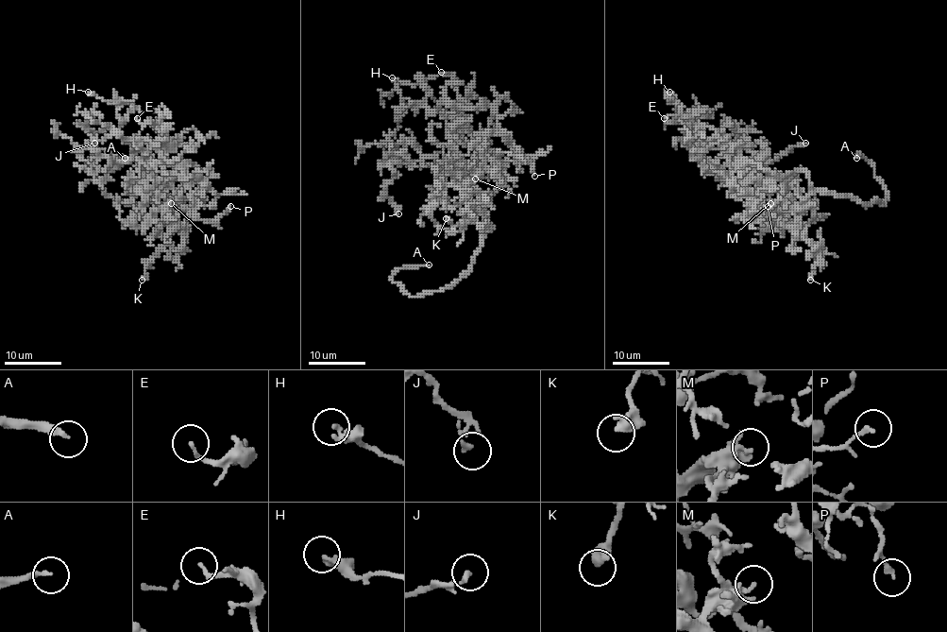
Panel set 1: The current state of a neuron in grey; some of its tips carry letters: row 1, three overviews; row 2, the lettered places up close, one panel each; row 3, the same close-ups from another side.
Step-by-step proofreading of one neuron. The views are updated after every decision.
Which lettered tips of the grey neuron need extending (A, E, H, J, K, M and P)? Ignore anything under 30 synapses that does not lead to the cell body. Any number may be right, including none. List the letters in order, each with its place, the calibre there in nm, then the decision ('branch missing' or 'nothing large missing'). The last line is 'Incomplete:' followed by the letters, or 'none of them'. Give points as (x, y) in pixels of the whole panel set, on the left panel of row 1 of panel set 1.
A: (125, 158) | 240 nm | branch missing
E: (137, 118) | 140 nm | nothing large missing
H: (88, 92) | 240 nm | nothing large missing
J: (94, 143) | 200 nm | nothing large missing
K: (142, 280) | 320 nm | branch missing
M: (171, 203) | 300 nm | nothing large missing
P: (230, 206) | 200 nm | nothing large missing
Incomplete: A, K

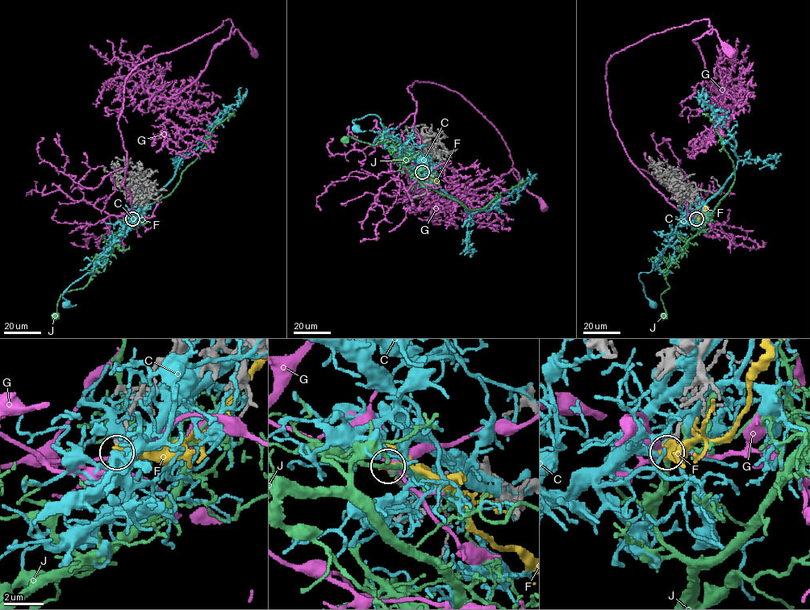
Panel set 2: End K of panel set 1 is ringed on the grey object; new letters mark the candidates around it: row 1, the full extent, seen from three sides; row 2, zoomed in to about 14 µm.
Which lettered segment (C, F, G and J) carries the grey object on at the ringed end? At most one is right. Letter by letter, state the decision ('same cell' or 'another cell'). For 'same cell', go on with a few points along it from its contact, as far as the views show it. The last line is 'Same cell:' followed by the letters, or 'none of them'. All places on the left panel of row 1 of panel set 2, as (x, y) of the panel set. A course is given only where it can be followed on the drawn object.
C: another cell
F: same cell; course (132, 218), (139, 218), (150, 206)
G: another cell
J: another cell
Same cell: F

